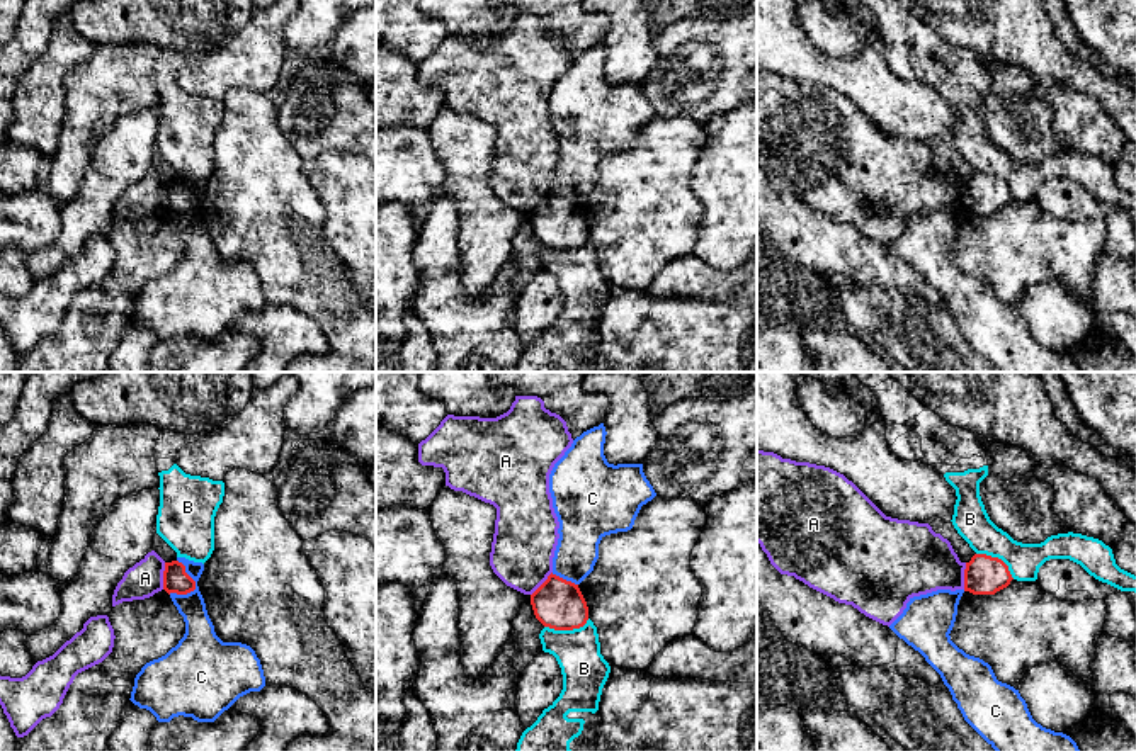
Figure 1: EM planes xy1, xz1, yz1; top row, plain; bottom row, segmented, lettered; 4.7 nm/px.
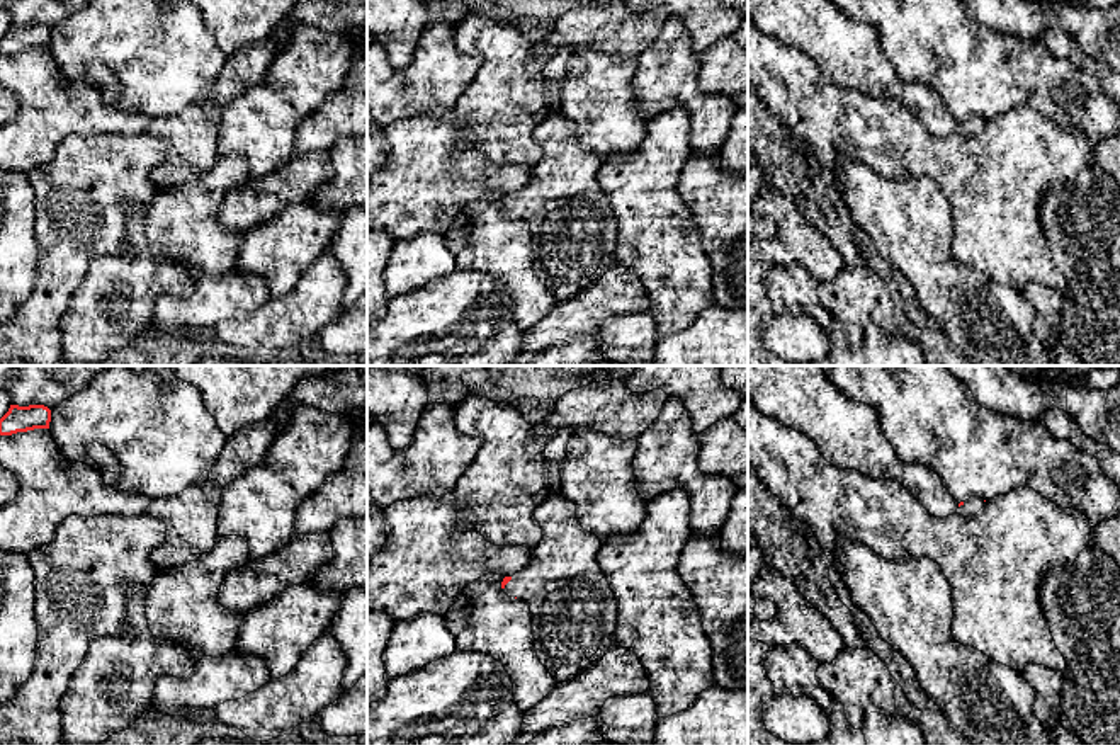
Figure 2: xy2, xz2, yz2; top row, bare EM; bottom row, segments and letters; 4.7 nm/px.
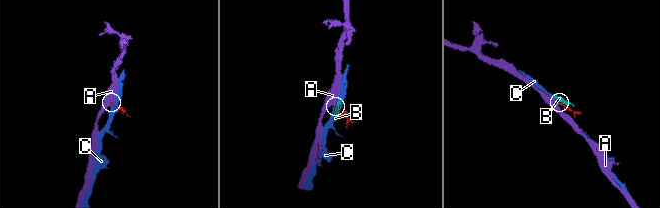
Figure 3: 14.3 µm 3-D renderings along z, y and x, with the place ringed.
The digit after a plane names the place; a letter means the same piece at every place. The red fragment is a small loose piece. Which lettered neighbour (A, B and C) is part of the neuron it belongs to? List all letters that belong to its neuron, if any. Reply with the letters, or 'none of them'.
none of them

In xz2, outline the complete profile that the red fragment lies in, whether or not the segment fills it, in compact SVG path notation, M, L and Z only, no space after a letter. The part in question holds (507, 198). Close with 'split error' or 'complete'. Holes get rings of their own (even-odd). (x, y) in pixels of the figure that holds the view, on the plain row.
M549 114L534 134L542 146L542 160L530 184L513 196L505 196L501 208L508 216L529 223L537 276L561 303L585 293L612 265L617 219L597 182L602 160L581 146L576 124L563 114Z; split error

